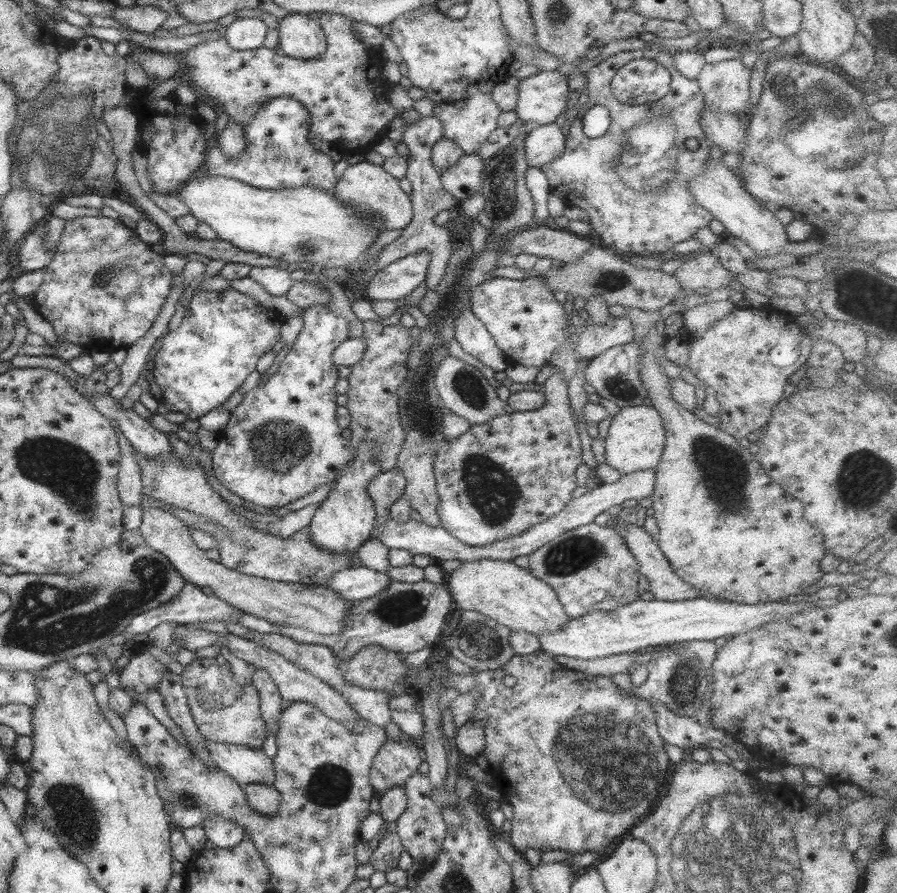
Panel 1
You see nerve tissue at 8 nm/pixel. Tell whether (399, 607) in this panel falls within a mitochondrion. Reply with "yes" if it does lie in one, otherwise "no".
yes

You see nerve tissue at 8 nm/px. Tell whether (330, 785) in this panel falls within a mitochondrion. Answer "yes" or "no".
yes

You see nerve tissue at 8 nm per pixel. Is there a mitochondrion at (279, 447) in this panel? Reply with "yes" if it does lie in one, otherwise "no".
yes

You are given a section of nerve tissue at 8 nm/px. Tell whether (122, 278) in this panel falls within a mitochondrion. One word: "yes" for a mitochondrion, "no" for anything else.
yes

